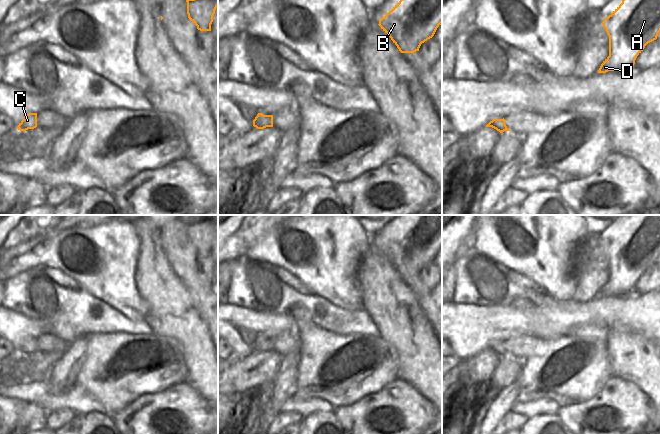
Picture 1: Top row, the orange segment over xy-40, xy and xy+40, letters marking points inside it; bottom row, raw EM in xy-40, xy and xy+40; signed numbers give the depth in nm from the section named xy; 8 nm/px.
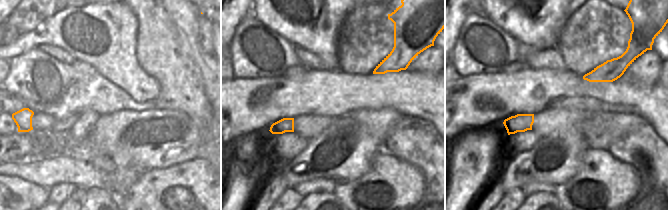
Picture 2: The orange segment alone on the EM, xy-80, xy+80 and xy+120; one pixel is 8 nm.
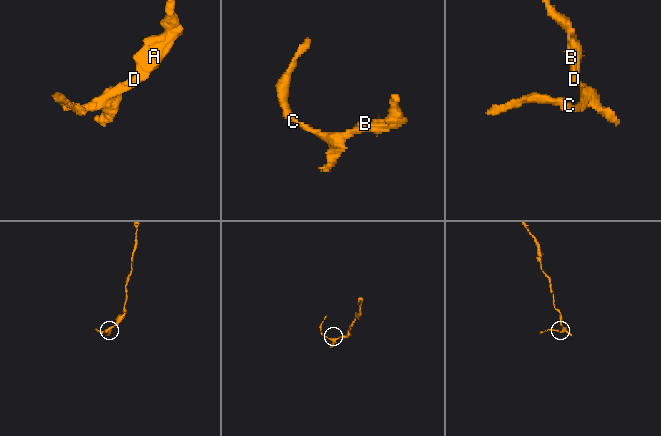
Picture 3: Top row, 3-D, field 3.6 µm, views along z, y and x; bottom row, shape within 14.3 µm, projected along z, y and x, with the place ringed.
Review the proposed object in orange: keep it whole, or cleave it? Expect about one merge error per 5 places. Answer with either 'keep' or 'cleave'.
keep

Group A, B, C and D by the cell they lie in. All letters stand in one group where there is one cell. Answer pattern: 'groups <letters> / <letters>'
groups A B C D

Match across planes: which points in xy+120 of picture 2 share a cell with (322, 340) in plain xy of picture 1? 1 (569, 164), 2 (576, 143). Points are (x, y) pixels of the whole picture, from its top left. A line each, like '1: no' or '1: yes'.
1: yes
2: yes

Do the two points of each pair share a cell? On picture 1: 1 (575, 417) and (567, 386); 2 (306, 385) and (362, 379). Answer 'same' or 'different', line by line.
1: different
2: same

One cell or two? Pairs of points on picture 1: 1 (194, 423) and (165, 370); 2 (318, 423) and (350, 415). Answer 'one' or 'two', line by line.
1: two
2: two

